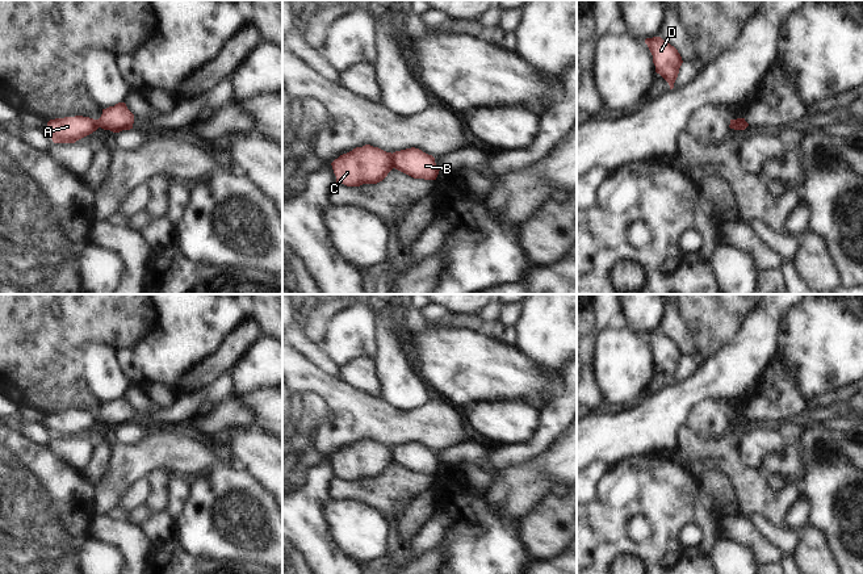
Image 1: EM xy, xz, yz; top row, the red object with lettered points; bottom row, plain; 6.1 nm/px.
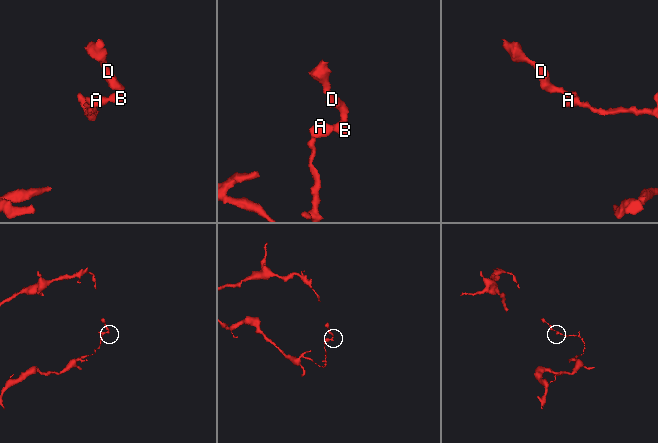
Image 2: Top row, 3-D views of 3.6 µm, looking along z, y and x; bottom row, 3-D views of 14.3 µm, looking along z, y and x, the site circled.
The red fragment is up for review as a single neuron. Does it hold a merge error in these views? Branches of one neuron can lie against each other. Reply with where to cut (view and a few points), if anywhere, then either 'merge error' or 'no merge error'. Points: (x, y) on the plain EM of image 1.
cut in xz along (390, 448), (394, 461); merge error

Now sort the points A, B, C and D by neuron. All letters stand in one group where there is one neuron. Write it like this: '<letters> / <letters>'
A C / B D

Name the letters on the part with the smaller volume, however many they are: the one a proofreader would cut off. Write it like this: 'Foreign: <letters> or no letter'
Foreign: B, D.

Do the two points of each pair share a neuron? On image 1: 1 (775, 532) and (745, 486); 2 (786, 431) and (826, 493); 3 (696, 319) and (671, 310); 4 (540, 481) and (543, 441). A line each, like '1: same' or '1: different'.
1: different
2: different
3: different
4: different

